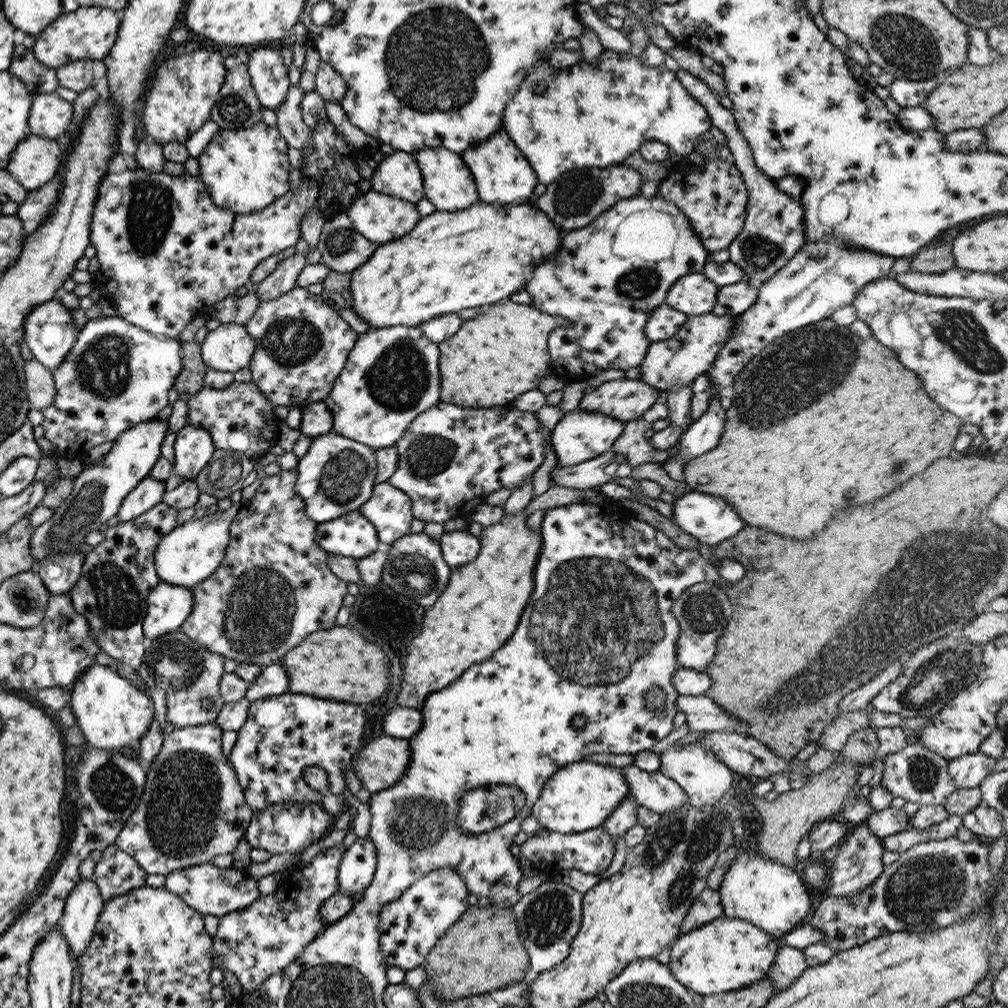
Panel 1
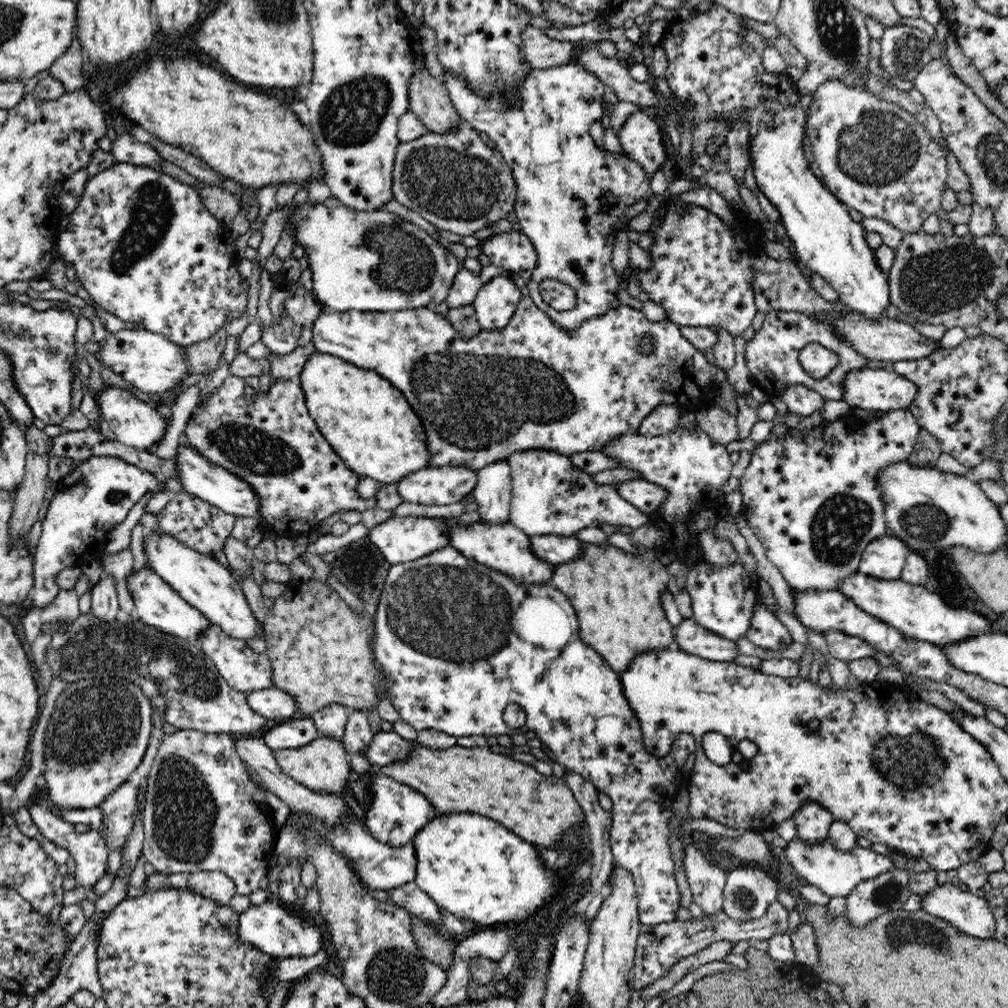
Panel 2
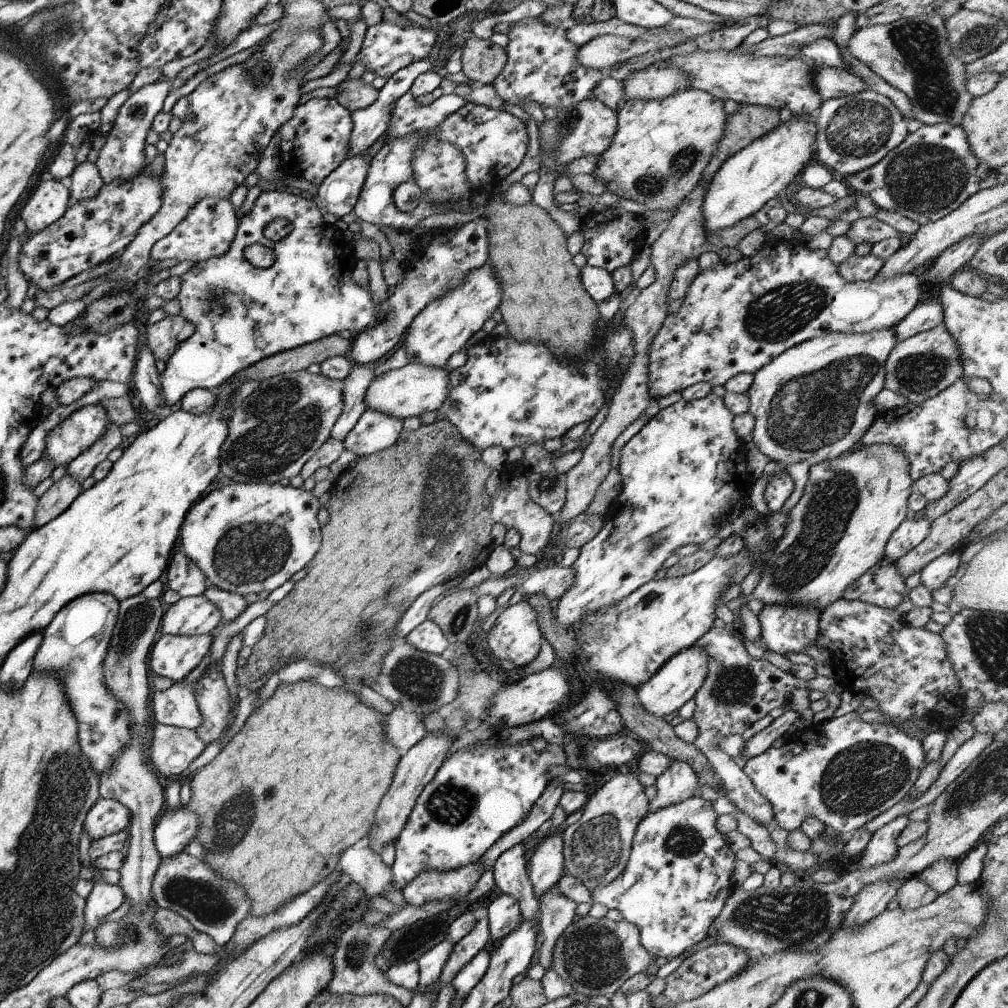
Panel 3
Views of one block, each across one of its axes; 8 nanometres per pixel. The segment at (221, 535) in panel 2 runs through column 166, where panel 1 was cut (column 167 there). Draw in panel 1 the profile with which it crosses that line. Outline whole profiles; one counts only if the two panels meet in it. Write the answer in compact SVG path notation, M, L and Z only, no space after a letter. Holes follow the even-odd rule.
M159 501L140 518L119 522L112 527L104 525L102 530L105 539L92 547L91 551L83 554L79 578L67 594L73 610L87 622L90 636L100 650L116 661L128 664L134 670L141 667L145 652L142 620L146 613L146 598L159 581L155 574L153 553L161 538L176 527L177 511L176 508L171 508L165 502Z

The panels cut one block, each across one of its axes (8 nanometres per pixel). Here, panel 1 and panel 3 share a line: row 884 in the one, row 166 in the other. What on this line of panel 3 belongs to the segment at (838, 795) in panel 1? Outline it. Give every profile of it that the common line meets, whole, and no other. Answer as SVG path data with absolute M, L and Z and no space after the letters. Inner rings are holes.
M741 105L733 114L728 114L715 152L703 169L702 185L709 184L710 178L726 158L747 146L753 139L772 131L779 122L787 122L791 115L788 108L777 110L761 105Z

